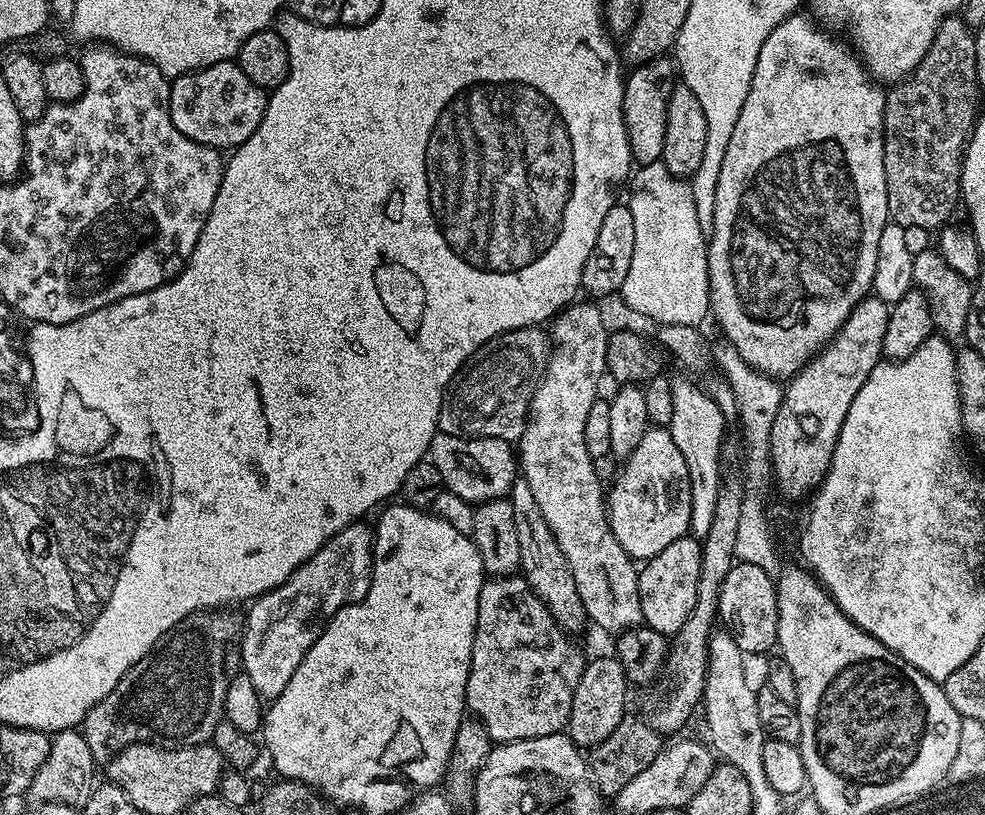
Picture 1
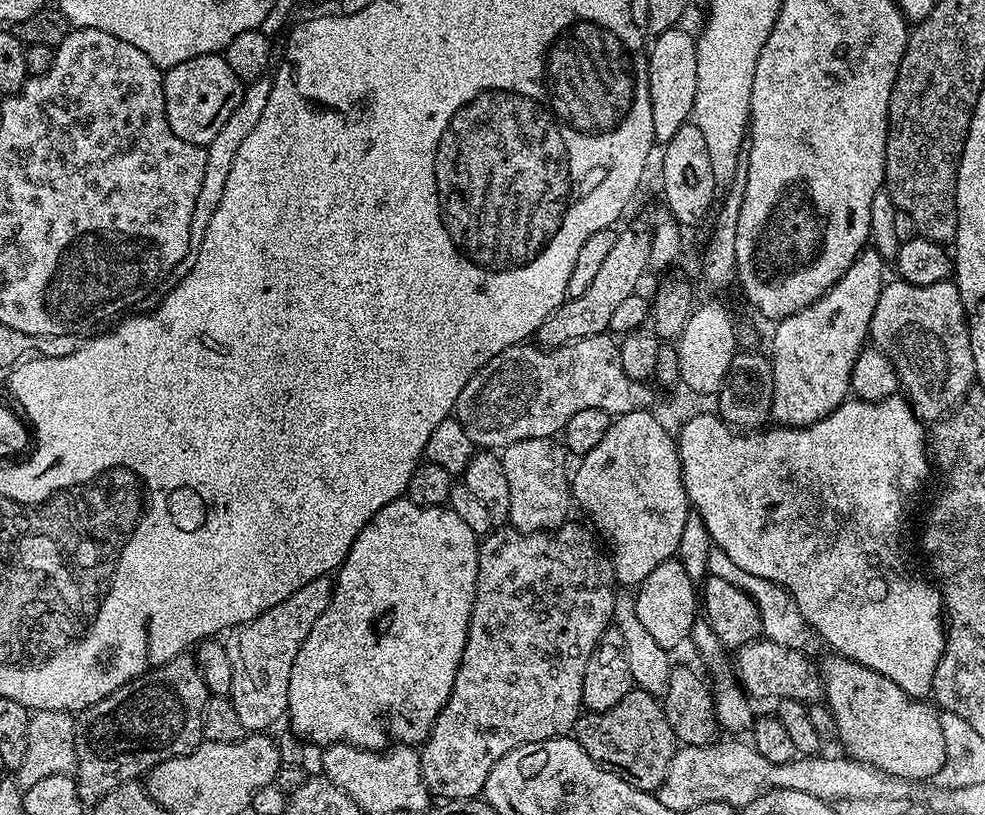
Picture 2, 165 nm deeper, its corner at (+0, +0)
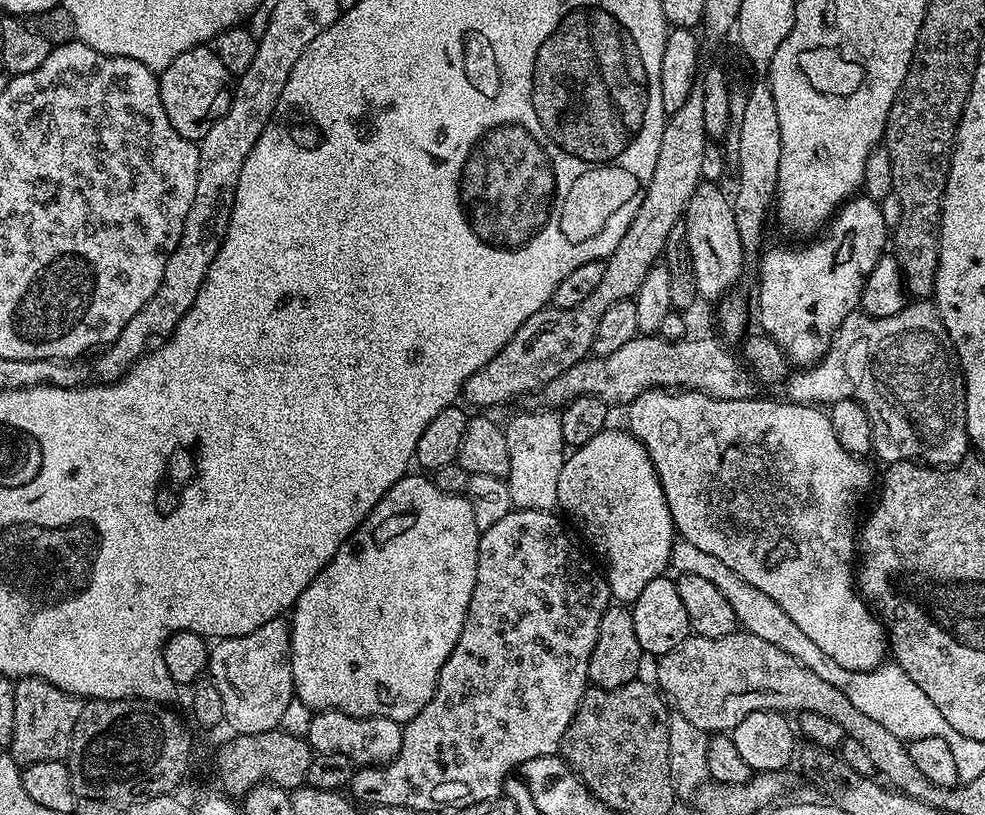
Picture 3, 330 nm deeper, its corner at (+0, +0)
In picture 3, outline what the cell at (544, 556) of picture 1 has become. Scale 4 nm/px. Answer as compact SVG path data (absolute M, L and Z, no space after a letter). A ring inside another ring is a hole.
M559 411L524 412L504 428L506 446L510 450L510 470L506 477L510 498L516 508L551 512L558 505L558 474L566 459Z

